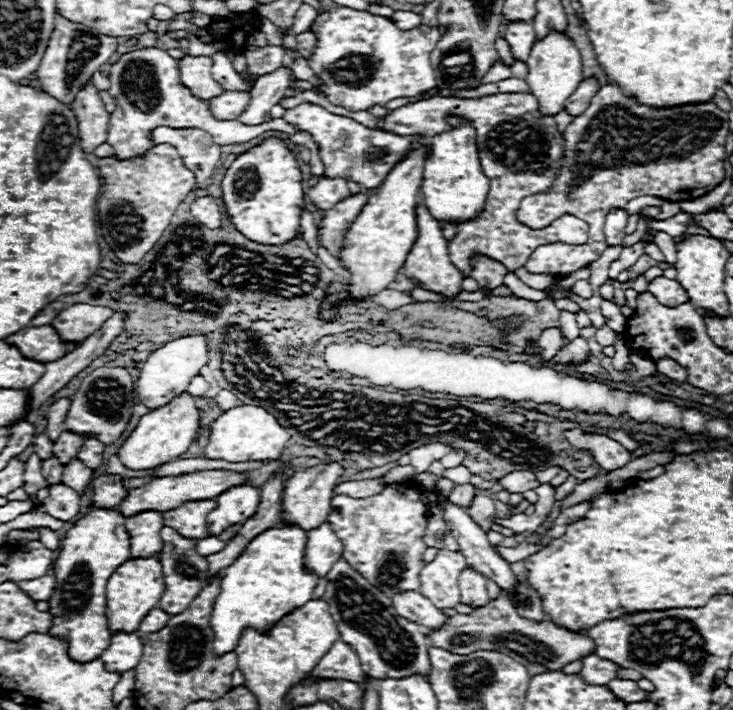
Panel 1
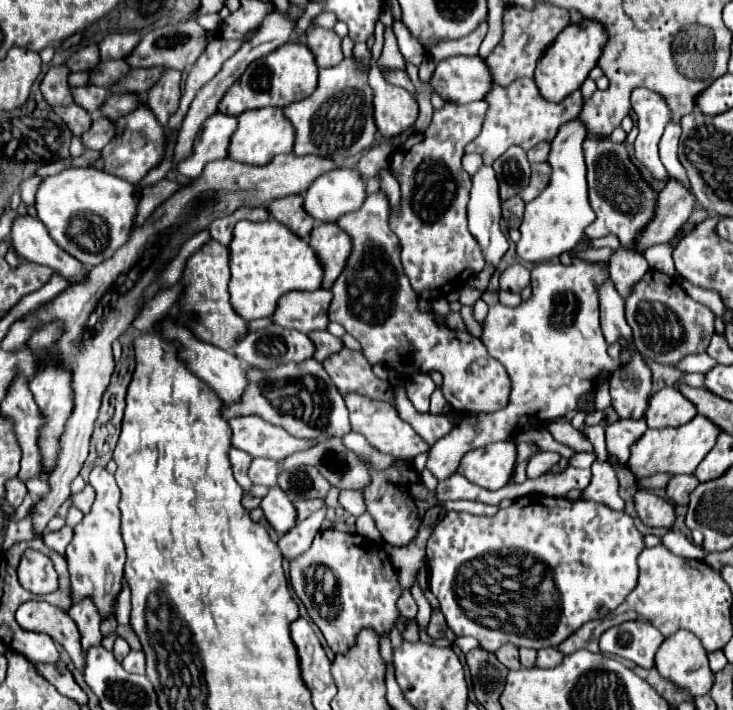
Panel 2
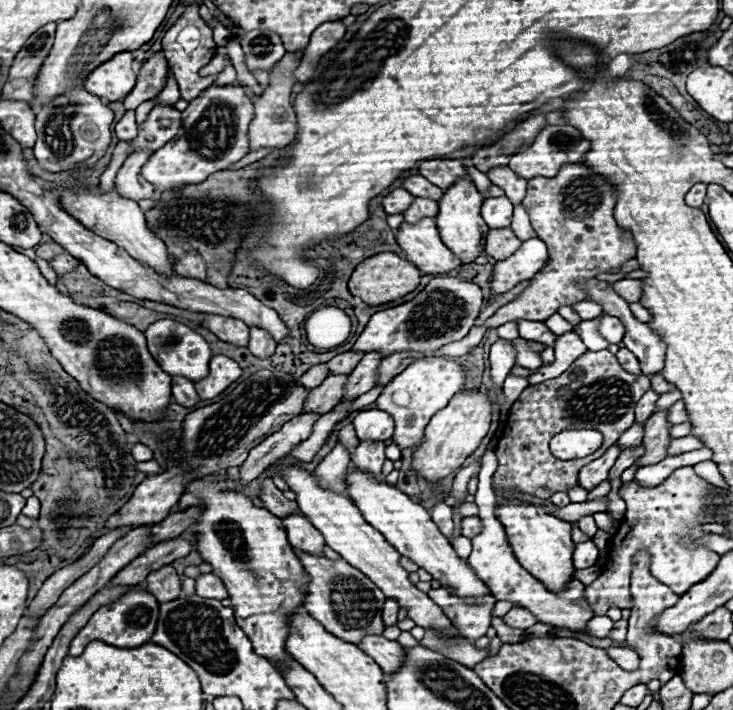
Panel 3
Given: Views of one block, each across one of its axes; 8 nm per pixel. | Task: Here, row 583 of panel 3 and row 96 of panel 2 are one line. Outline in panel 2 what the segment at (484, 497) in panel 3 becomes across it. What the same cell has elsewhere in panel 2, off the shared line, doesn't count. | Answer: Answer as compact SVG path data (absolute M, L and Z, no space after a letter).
M518 78L516 82L512 82L512 86L500 86L492 82L492 88L486 94L484 102L488 102L488 114L484 118L482 132L476 136L474 142L466 146L466 152L480 152L484 164L494 164L514 144L530 150L542 140L552 140L560 124L574 120L584 104L580 90L576 90L558 104L544 100L534 84L534 78Z

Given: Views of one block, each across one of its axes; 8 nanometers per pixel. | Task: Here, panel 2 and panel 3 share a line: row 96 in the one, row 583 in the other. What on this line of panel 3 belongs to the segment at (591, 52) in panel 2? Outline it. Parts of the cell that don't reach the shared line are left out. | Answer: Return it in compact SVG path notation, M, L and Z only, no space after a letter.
M498 504L496 506L496 518L504 526L508 534L508 542L516 554L516 560L544 586L552 592L560 592L566 582L572 578L572 550L574 542L570 542L570 522L564 522L552 514L548 514L542 506L536 504Z

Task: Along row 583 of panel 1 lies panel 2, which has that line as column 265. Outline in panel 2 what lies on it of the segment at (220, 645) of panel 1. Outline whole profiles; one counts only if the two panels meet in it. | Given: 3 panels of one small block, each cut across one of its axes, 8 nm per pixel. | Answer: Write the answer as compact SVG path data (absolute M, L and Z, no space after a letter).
M274 218L264 222L242 220L234 226L230 252L230 304L246 322L258 318L270 318L276 302L282 294L292 290L316 290L320 288L322 268L314 250L306 240L292 234L286 226Z

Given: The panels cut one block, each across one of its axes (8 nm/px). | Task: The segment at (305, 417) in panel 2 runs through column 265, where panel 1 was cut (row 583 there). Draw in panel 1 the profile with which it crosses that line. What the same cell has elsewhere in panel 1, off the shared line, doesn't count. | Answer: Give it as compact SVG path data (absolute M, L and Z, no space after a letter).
M390 484L380 494L370 496L370 498L358 500L358 498L338 494L332 500L332 512L328 516L328 522L332 524L334 532L338 534L338 538L344 544L342 558L346 558L346 562L350 562L350 566L354 566L354 570L358 570L358 574L362 574L372 586L376 586L378 590L382 590L386 594L408 592L408 590L420 588L418 574L424 566L422 552L428 548L424 544L428 508L420 502L420 494L422 494L422 490L414 484Z

